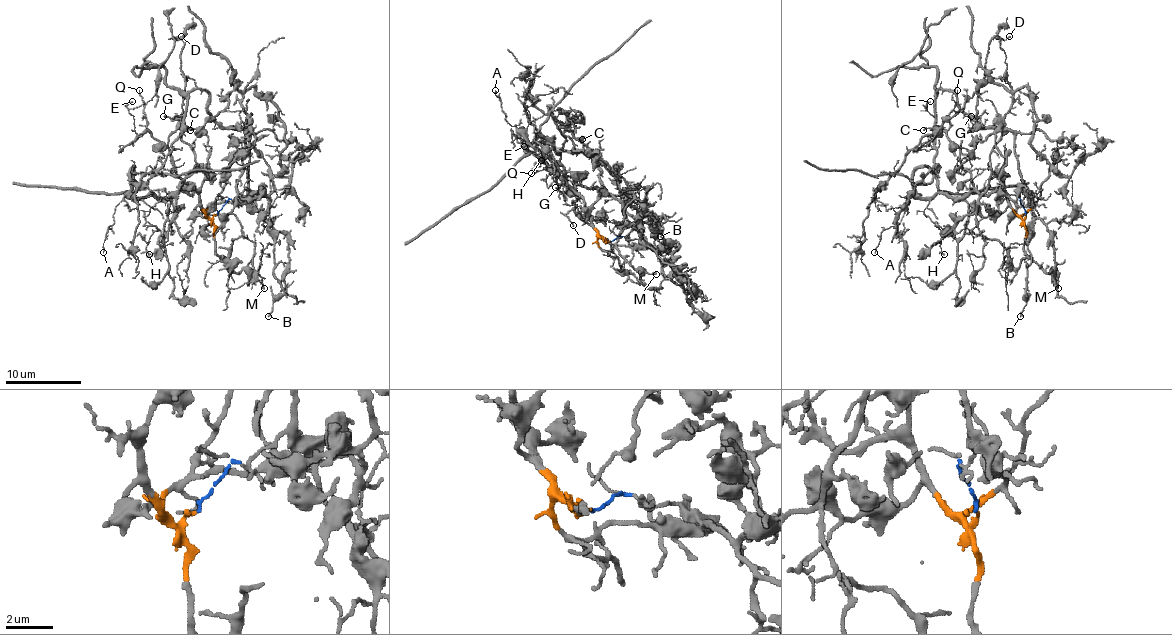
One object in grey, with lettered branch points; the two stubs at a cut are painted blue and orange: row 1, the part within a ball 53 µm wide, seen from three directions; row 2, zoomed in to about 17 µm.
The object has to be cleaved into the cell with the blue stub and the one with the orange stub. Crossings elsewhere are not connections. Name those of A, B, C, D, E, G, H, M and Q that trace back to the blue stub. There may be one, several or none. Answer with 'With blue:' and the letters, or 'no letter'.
With blue: B, C

